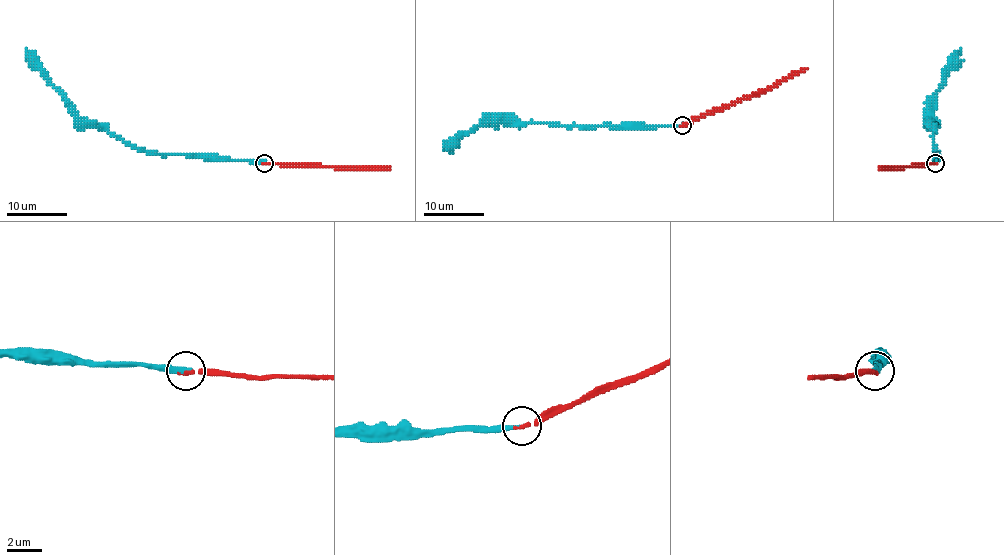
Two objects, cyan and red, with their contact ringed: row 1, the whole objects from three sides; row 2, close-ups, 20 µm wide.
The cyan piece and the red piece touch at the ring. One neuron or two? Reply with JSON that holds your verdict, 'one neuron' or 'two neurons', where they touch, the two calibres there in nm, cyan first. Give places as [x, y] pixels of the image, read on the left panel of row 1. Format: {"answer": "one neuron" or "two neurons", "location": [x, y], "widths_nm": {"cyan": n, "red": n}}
{"answer": "one neuron", "location": [264, 163], "widths_nm": {"cyan": 280, "red": 240}}

